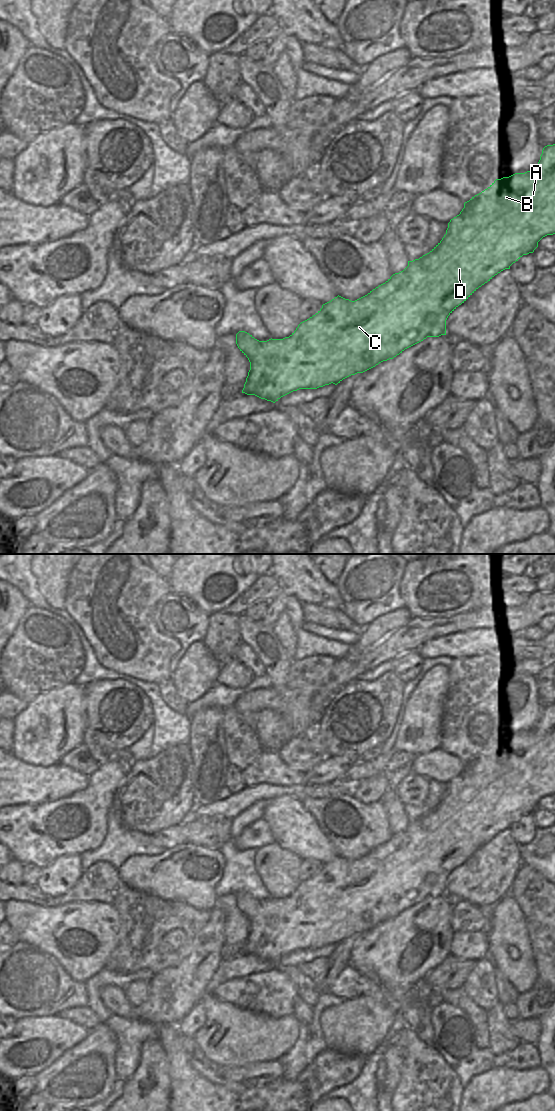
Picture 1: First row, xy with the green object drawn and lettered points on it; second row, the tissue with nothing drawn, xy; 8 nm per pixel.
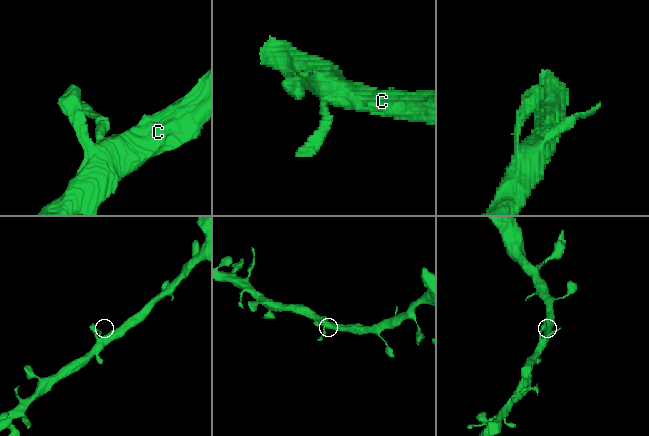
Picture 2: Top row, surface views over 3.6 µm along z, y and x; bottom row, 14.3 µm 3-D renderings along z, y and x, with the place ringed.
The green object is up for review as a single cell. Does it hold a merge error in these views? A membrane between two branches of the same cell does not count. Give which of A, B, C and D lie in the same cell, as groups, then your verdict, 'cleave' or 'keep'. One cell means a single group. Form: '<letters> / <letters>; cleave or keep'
A B C D; keep

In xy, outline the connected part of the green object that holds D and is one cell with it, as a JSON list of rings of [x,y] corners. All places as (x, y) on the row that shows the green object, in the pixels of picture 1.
[[[555,144],[547,145],[543,148],[538,164],[531,171],[515,173],[509,177],[496,179],[487,189],[465,202],[460,214],[448,223],[446,234],[442,240],[429,253],[419,259],[408,261],[408,266],[403,271],[393,274],[385,283],[379,285],[367,295],[355,301],[338,295],[331,301],[323,304],[322,308],[315,315],[301,322],[289,337],[283,339],[271,338],[267,341],[259,341],[249,333],[239,331],[236,334],[236,344],[250,362],[250,370],[242,393],[255,395],[275,403],[281,397],[299,389],[317,389],[331,383],[337,385],[351,375],[363,373],[383,361],[393,359],[405,349],[423,341],[427,337],[446,335],[446,320],[459,305],[464,303],[479,287],[490,281],[495,275],[505,269],[510,269],[510,266],[523,255],[533,253],[538,247],[538,242],[543,237],[553,234],[555,234]]]

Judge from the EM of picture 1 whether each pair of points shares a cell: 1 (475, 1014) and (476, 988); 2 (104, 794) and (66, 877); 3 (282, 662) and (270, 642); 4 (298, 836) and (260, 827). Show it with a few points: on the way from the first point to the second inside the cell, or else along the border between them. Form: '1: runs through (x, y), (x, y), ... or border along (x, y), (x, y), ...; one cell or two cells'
1: border along (460, 987), (485, 1011); two cells
2: border along (79, 854), (63, 854), (53, 861); two cells
3: runs through (277, 657), (270, 650), (270, 647); one cell
4: border along (262, 818), (267, 824), (274, 840); two cells

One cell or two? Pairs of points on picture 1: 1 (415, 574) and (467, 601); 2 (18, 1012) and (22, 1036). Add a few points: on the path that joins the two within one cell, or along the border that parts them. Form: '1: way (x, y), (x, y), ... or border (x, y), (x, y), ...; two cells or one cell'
1: way (415, 592), (417, 597), (447, 597), (449, 599); one cell
2: border (42, 1016), (23, 1016), (16, 1019); two cells

